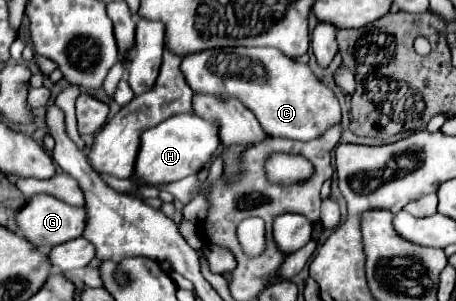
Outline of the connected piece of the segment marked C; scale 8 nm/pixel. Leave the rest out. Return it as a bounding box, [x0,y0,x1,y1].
[181,49,341,141]

